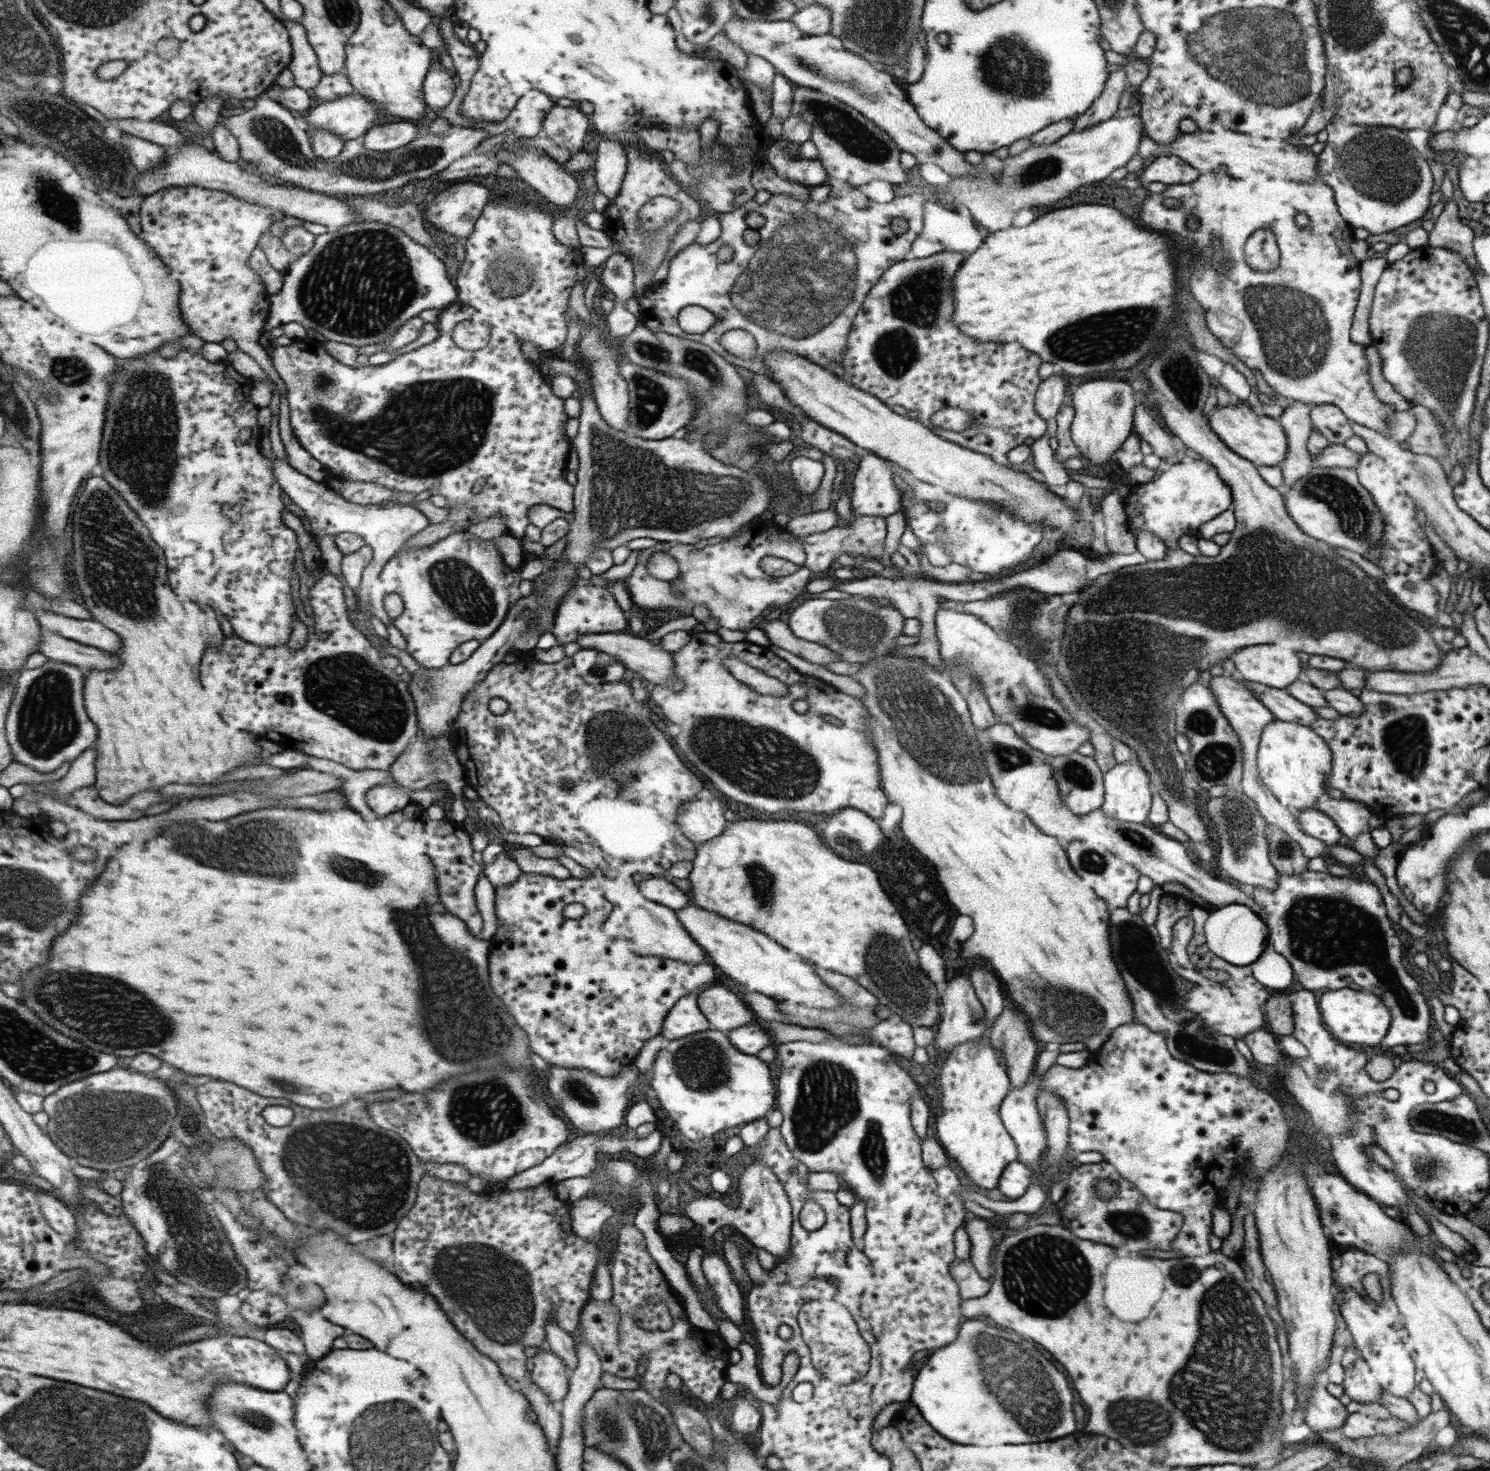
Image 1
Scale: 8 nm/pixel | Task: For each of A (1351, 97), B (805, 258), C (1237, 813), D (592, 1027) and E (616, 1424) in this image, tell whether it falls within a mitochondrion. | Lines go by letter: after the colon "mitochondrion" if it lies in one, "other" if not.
A: other
B: mitochondrion
C: mitochondrion
D: other
E: mitochondrion

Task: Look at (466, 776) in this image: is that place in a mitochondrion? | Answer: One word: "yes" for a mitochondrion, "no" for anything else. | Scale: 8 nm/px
no

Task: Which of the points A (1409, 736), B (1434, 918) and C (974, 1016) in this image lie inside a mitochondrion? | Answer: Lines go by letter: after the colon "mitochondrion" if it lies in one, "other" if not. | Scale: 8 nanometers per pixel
A: mitochondrion
B: other
C: mitochondrion

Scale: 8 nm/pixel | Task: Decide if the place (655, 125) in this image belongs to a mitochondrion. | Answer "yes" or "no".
no

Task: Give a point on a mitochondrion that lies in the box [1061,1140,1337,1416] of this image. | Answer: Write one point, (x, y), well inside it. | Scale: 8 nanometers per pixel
(1132, 1225)

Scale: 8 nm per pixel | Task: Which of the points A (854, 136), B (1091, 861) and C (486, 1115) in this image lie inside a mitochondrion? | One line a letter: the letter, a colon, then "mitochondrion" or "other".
A: mitochondrion
B: mitochondrion
C: mitochondrion

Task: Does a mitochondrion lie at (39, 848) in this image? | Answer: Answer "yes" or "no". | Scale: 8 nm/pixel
no

